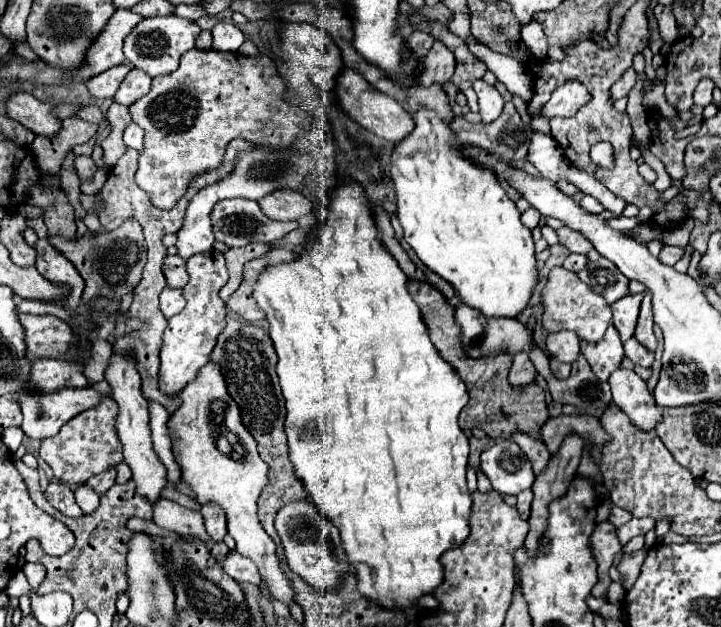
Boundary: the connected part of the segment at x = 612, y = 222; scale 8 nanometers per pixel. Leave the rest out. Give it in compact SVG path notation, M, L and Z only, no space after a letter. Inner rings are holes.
M616 217L616 219L608 219L608 225L618 231L624 231L640 225L640 221L634 219L634 217L632 219L628 219L628 217Z

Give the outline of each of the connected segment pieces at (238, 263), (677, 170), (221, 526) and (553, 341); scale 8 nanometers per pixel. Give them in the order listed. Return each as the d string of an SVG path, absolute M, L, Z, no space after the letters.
M252 243L252 245L246 245L246 247L228 249L228 251L224 253L224 257L226 257L226 267L228 267L230 279L228 279L228 283L220 289L220 297L230 297L230 295L238 289L238 285L240 285L244 263L250 261L250 259L254 259L254 257L264 255L266 251L270 251L268 243Z
M650 113L650 151L654 157L658 157L664 165L666 171L672 179L682 179L684 177L684 165L682 165L682 155L684 147L690 139L676 139L670 123L666 123L660 115Z
M210 503L210 505L204 505L200 509L202 517L204 517L204 527L206 527L206 533L210 535L210 541L212 543L220 543L226 535L226 519L224 519L224 513L218 505Z
M560 331L560 333L550 333L546 339L546 349L550 357L562 363L574 363L576 357L580 355L578 347L580 339L572 331Z

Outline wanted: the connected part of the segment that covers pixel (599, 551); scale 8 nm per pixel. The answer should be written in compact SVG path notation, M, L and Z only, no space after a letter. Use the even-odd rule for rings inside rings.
M602 521L596 525L594 533L592 533L592 549L594 549L594 557L598 561L598 583L592 589L594 597L606 597L606 591L612 583L608 569L612 567L612 561L616 557L616 553L622 551L622 543L618 541L616 535L616 525L610 521Z

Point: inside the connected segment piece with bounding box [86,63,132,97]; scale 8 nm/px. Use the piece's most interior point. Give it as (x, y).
(104, 85)

